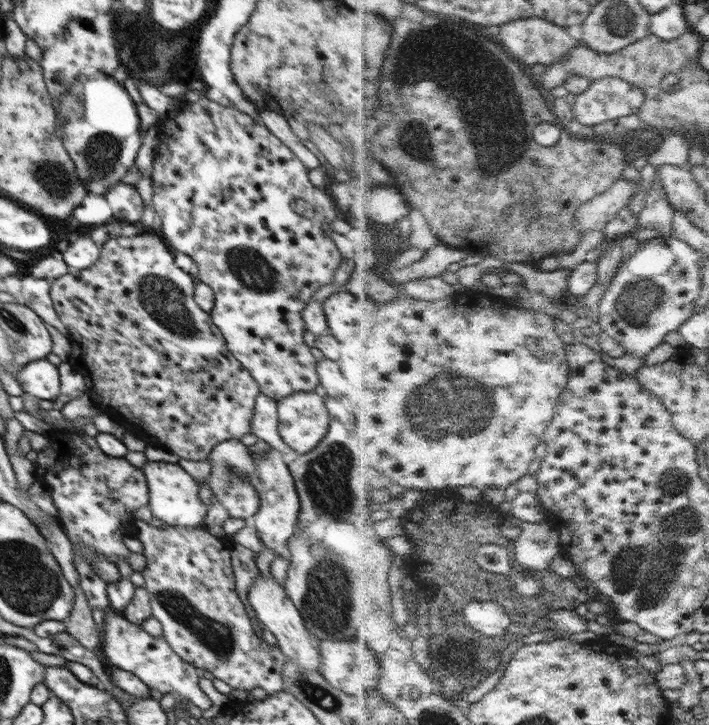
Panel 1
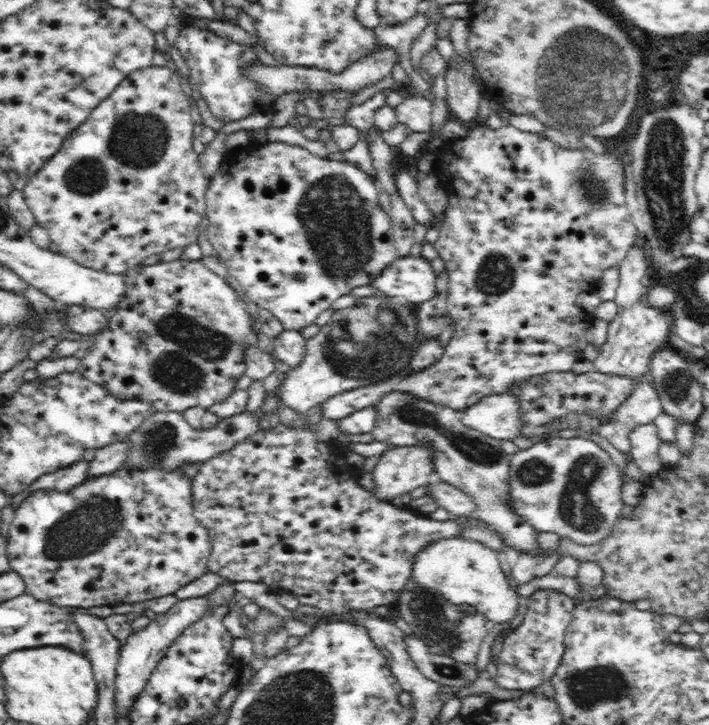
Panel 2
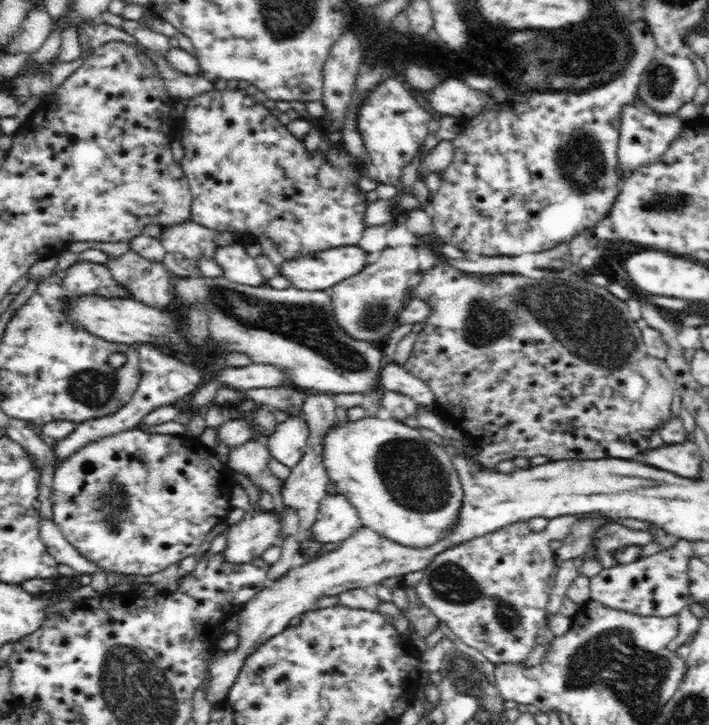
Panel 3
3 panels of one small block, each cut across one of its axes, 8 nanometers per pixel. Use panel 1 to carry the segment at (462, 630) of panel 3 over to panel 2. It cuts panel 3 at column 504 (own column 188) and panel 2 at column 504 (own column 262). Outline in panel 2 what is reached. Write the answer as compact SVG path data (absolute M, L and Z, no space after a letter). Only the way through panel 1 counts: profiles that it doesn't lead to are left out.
M540 590L526 600L528 612L522 625L503 640L498 654L495 682L504 690L529 691L550 680L565 651L565 636L577 603L554 590Z

